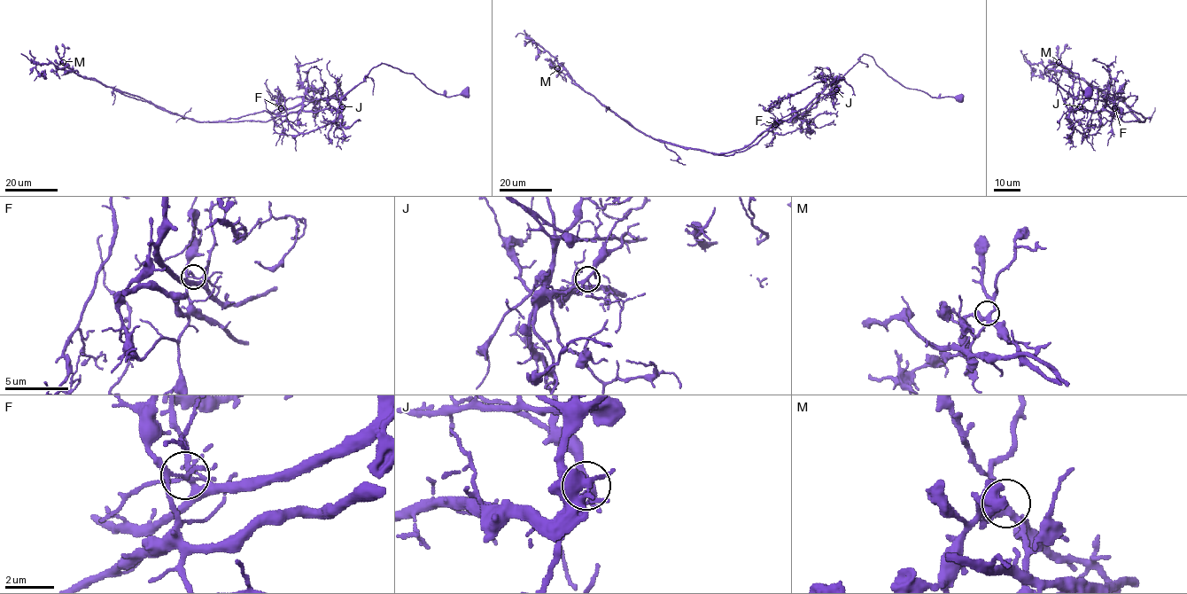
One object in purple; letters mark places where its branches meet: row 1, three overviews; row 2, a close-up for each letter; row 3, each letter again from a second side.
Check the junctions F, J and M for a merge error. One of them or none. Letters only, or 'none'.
F

